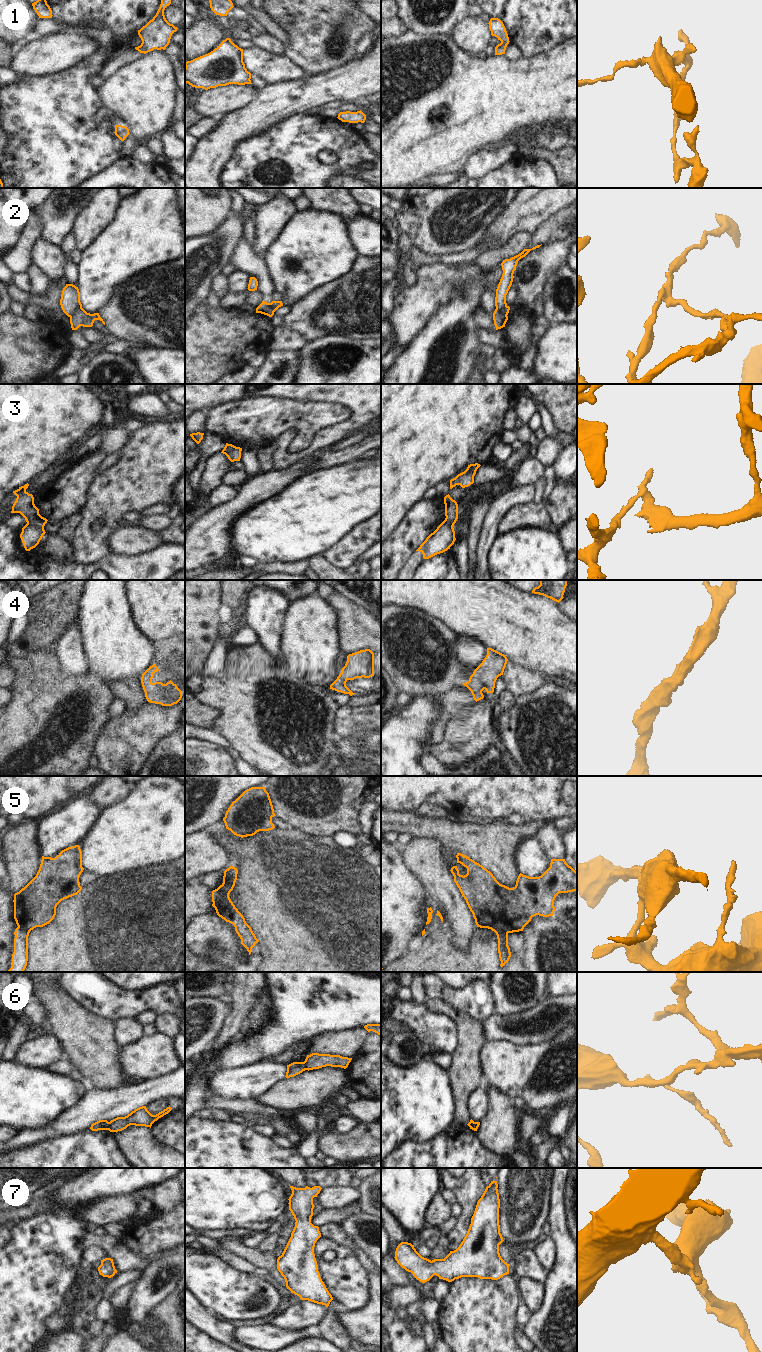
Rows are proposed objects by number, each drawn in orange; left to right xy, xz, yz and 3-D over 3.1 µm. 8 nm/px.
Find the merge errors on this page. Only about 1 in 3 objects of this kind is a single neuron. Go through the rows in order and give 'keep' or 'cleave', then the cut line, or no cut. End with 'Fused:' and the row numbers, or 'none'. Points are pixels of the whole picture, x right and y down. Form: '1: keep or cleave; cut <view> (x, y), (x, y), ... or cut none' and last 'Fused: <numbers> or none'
1: keep; cut none
2: cleave; cut xy (81, 307), (70, 317)
3: cleave; cut xy (27, 522), (44, 531)
4: keep; cut none
5: cleave; cut xz (216, 889), (221, 894), (221, 897), (213, 903)
6: cleave; cut xy (109, 1122), (107, 1129)
7: keep; cut none
Fused: 2, 3, 5, 6

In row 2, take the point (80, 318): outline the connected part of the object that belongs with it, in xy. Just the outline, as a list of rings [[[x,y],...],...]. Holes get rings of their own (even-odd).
[[[78,308],[70,317],[70,324],[72,330],[77,330],[80,326],[92,327],[95,320],[100,320],[105,325],[105,322],[100,317],[99,313],[90,314],[83,308]]]

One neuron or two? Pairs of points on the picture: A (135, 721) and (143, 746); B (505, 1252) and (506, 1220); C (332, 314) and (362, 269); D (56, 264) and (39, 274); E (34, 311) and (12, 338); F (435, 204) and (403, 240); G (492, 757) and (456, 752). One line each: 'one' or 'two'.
A: one
B: two
C: one
D: two
E: two
F: two
G: two

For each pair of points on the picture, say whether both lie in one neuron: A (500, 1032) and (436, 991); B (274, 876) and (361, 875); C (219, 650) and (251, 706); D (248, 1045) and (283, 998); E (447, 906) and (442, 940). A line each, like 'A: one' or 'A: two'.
A: two
B: one
C: two
D: one
E: two

